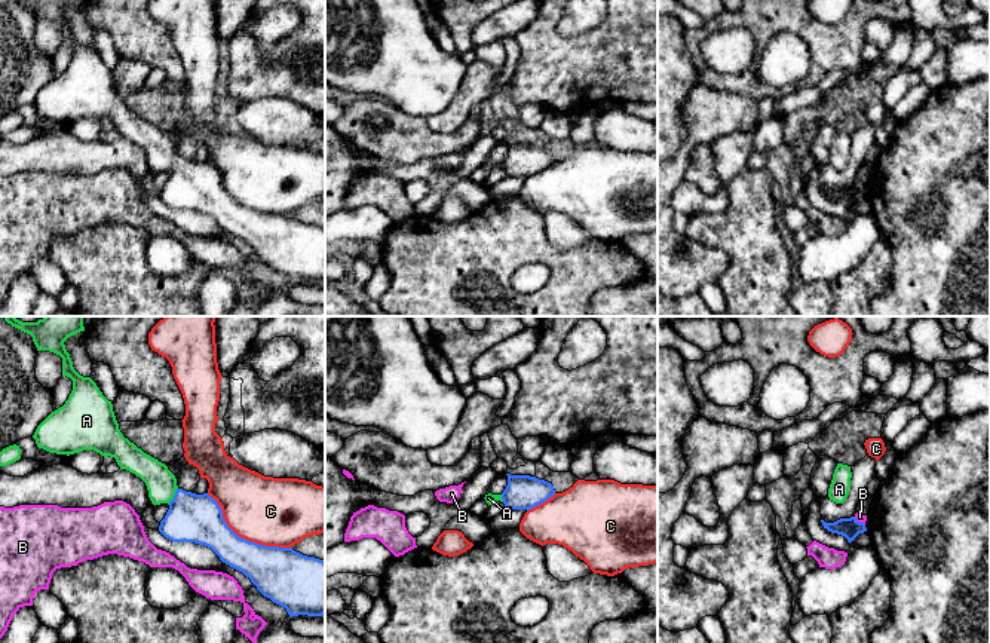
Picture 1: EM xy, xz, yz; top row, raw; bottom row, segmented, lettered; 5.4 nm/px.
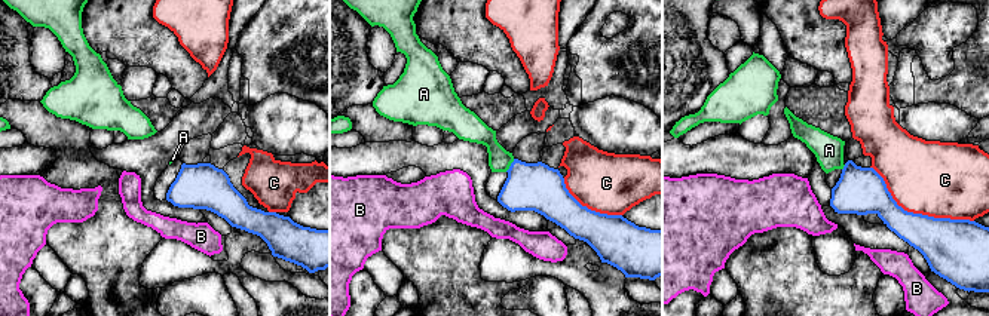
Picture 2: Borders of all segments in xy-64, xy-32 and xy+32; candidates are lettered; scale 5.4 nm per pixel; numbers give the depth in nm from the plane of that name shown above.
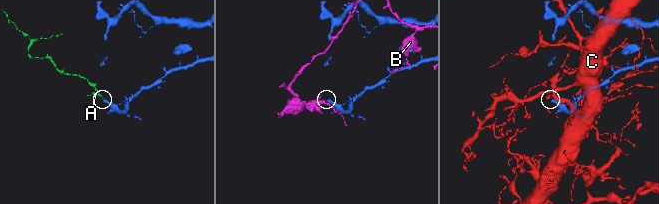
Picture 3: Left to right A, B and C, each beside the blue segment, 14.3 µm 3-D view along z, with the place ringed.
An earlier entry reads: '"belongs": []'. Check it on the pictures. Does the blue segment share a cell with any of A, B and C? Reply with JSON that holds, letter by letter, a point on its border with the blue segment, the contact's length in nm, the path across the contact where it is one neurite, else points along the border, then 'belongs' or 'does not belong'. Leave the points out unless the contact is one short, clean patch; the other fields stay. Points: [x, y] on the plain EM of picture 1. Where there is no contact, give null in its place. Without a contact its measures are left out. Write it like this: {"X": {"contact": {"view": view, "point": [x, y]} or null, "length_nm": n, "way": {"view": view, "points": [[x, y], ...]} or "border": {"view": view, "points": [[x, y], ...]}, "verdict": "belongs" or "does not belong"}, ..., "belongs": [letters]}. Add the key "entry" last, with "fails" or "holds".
{"A": {"contact": {"view": "xy", "point": [174, 164]}, "length_nm": 110, "way": {"view": "xy", "points": [[192, 184], [174, 164], [161, 150]]}, "verdict": "belongs"}, "B": {"contact": {"view": "yz", "point": [858, 189]}, "length_nm": 80, "verdict": "does not belong"}, "C": {"contact": {"view": "xy", "point": [242, 205]}, "length_nm": 550, "verdict": "does not belong"}, "belongs": ["A"], "entry": "fails"}

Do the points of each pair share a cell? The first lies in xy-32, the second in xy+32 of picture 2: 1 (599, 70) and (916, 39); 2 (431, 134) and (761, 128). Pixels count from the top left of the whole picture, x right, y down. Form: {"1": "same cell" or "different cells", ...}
{"1": "different cells", "2": "same cell"}

